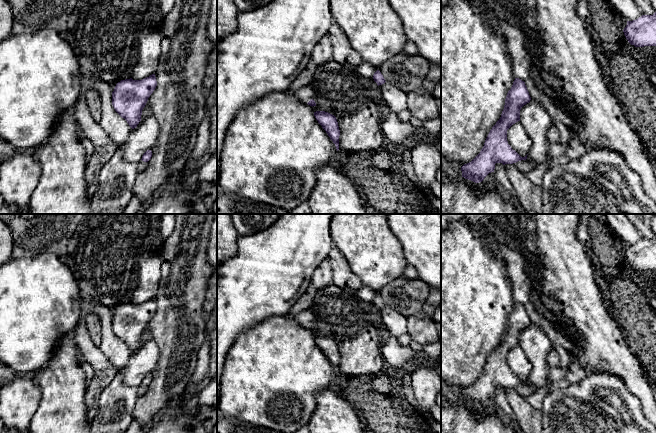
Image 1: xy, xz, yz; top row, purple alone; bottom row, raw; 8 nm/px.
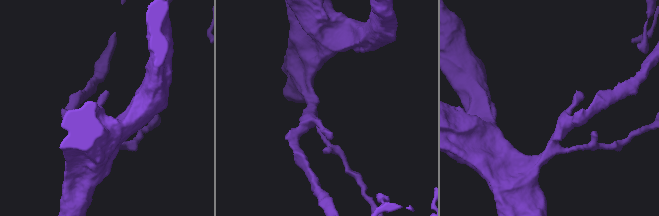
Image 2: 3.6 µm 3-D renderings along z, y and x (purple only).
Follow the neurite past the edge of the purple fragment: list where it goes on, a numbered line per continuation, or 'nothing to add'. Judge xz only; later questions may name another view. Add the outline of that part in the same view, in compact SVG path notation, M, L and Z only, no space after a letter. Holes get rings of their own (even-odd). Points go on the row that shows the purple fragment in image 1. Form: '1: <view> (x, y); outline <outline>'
nothing to add

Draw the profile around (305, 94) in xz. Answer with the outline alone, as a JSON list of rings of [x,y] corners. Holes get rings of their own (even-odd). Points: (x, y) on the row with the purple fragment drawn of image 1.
[[[309,85],[301,87],[293,94],[296,98],[298,98],[300,101],[302,101],[305,104],[307,104],[311,99],[313,99],[314,96],[314,92]]]

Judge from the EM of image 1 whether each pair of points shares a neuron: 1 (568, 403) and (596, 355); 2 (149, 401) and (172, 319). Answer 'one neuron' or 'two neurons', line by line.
1: two neurons
2: one neuron

